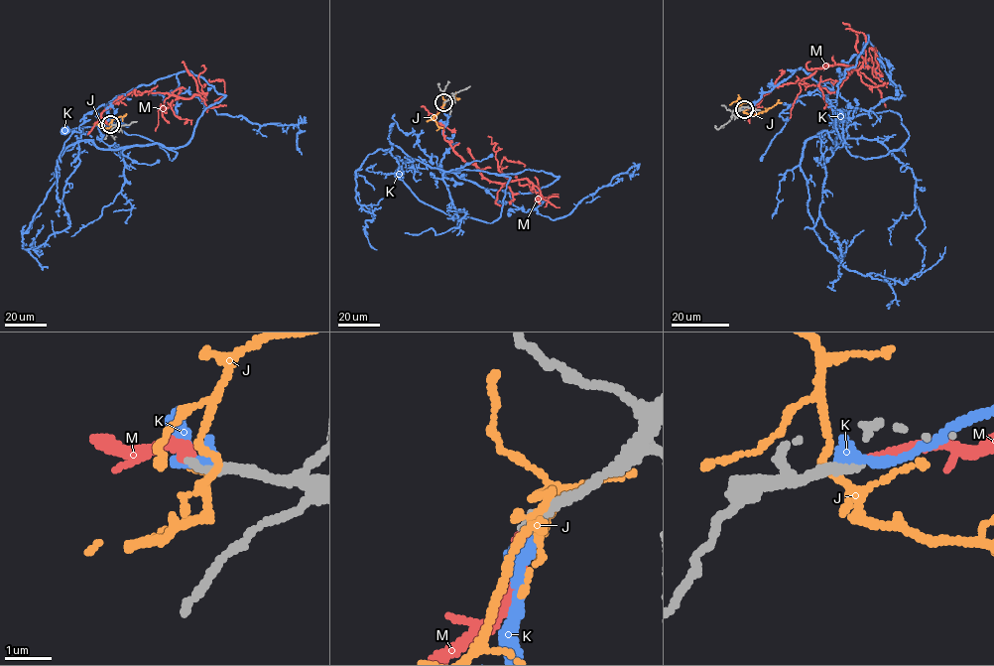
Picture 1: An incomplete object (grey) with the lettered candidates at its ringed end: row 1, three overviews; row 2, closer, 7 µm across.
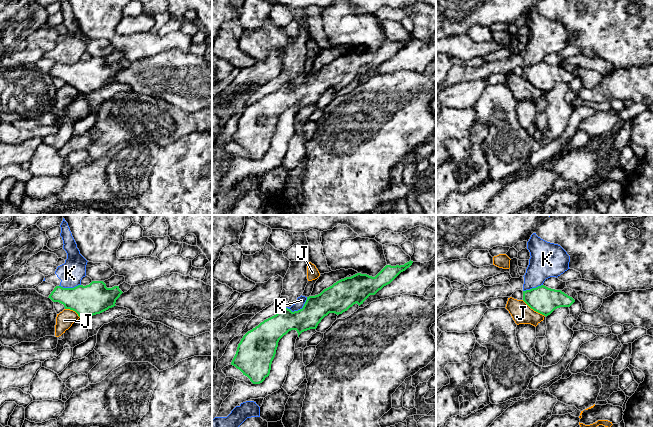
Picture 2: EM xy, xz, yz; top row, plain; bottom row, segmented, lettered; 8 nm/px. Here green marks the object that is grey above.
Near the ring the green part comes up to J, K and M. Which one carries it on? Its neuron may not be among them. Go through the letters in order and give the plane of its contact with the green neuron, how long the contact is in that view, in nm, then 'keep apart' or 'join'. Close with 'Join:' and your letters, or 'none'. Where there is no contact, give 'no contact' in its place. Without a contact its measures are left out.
J: meets green in yz; contact 220 nm long; keep apart
K: meets green in xz; contact 200 nm long; keep apart
M: no contact; join
Join: M

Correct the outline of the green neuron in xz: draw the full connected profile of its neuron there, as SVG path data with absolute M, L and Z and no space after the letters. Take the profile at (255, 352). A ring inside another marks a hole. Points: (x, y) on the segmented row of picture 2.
M410 260L400 266L386 265L375 277L357 273L337 281L318 295L307 297L303 308L298 311L282 309L243 336L231 365L239 369L253 384L262 383L270 374L278 342L284 335L296 330L299 337L304 331L316 329L329 313L339 315L356 303L360 306L412 263Z

